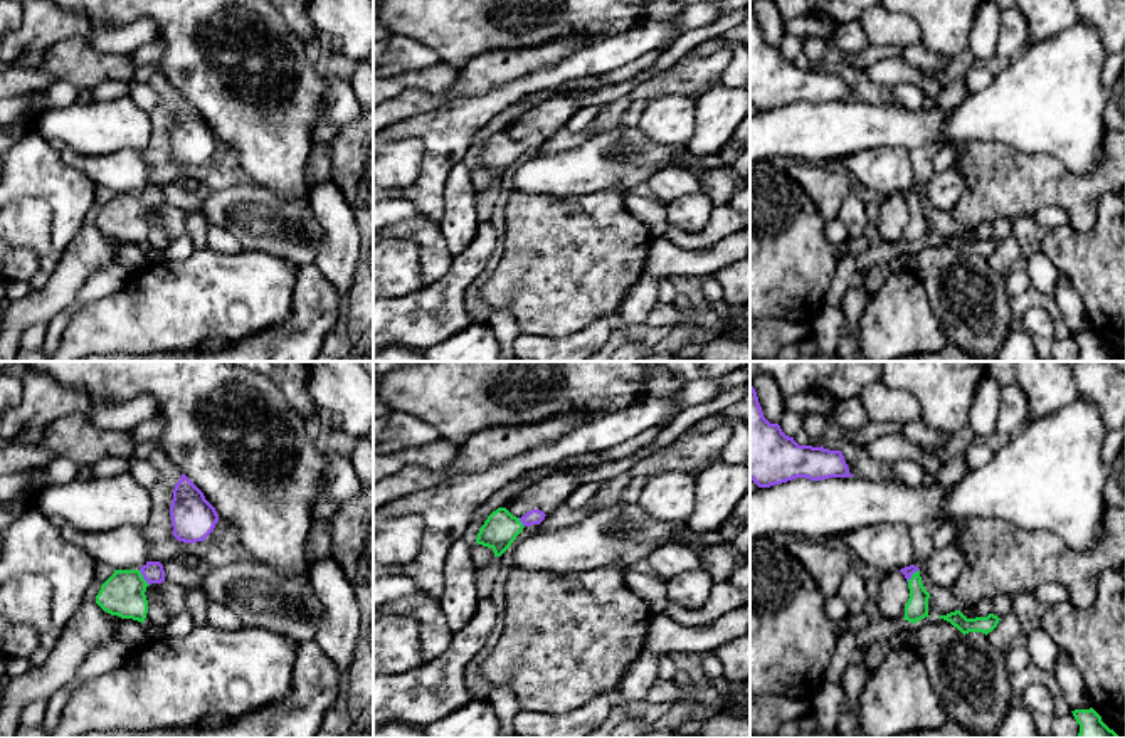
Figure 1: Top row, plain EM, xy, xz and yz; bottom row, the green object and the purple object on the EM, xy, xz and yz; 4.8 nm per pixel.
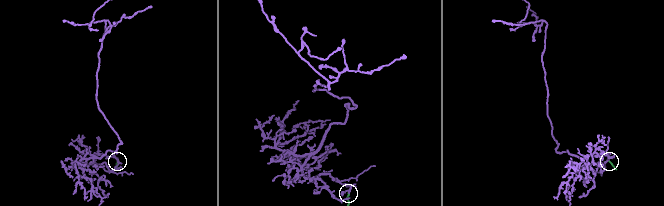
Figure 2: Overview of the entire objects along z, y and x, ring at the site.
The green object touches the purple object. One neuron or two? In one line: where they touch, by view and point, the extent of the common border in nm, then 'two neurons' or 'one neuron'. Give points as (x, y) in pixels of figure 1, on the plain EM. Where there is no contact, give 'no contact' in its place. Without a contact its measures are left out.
contact xy (142, 200); length 90 nm; one neuron

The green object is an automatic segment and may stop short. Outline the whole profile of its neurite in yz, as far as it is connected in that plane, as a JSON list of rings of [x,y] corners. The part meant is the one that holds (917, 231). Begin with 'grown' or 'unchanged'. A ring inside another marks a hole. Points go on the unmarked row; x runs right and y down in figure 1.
grown; [[[915,188],[905,190],[900,193],[910,212],[910,222],[905,229],[905,244],[916,247],[918,244],[930,240],[928,239],[928,222],[930,217],[925,213],[920,200],[920,192]]]

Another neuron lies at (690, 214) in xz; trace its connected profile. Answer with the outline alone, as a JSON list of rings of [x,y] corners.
[[[703,192],[684,195],[666,205],[666,220],[671,227],[695,234],[708,224],[713,207]]]

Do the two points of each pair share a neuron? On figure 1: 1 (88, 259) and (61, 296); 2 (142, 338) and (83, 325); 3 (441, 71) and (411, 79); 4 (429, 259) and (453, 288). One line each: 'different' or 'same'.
1: same
2: same
3: same
4: different

